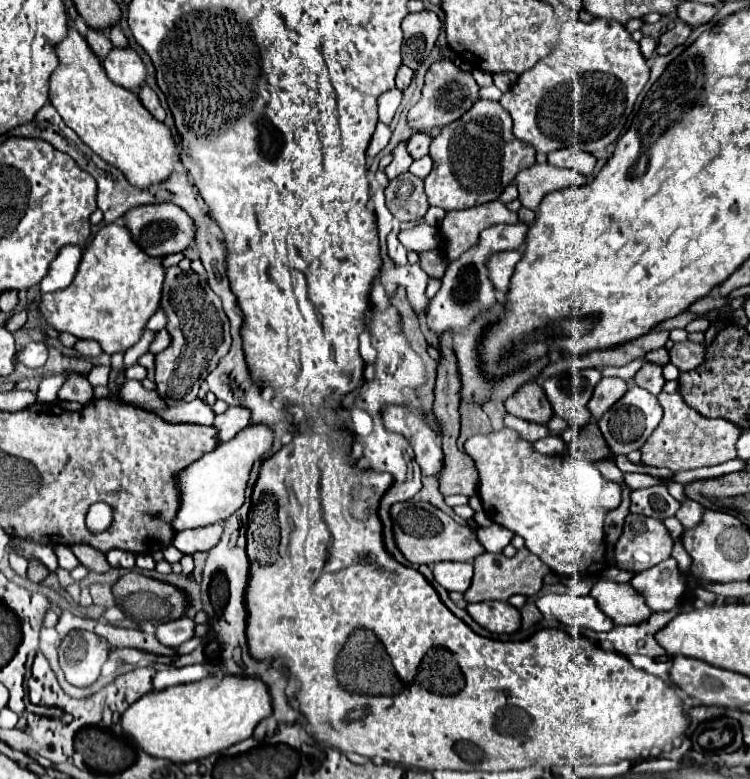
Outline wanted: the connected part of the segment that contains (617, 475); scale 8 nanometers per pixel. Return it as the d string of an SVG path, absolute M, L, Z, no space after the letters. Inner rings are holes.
M610 455L610 461L598 461L596 465L598 465L598 471L604 473L606 479L622 483L622 471L616 467L616 463L614 463L614 455Z

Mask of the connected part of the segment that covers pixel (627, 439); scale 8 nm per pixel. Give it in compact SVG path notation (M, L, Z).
M632 387L618 403L614 403L604 413L604 417L598 421L598 427L614 455L620 455L620 453L628 455L646 443L646 439L652 435L652 431L658 427L660 421L662 421L662 407L658 405L658 397L652 393L646 393L646 389L642 387Z

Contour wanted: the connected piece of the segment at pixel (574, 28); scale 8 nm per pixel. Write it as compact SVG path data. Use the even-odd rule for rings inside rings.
M574 19L560 25L558 31L560 41L552 49L552 53L538 61L532 69L524 71L514 87L502 95L500 105L514 119L514 137L534 147L536 153L550 153L572 145L588 153L602 151L620 137L620 131L624 129L626 119L632 113L636 97L648 83L648 61L640 51L640 43L636 43L630 31L618 21L592 19L584 23L580 19Z

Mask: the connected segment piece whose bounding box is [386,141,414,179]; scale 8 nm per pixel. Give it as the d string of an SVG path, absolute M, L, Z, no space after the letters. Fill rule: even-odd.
M400 141L394 149L392 149L392 163L386 167L386 175L388 179L394 179L396 175L408 171L408 167L412 165L412 157L410 153L406 153L406 141Z

